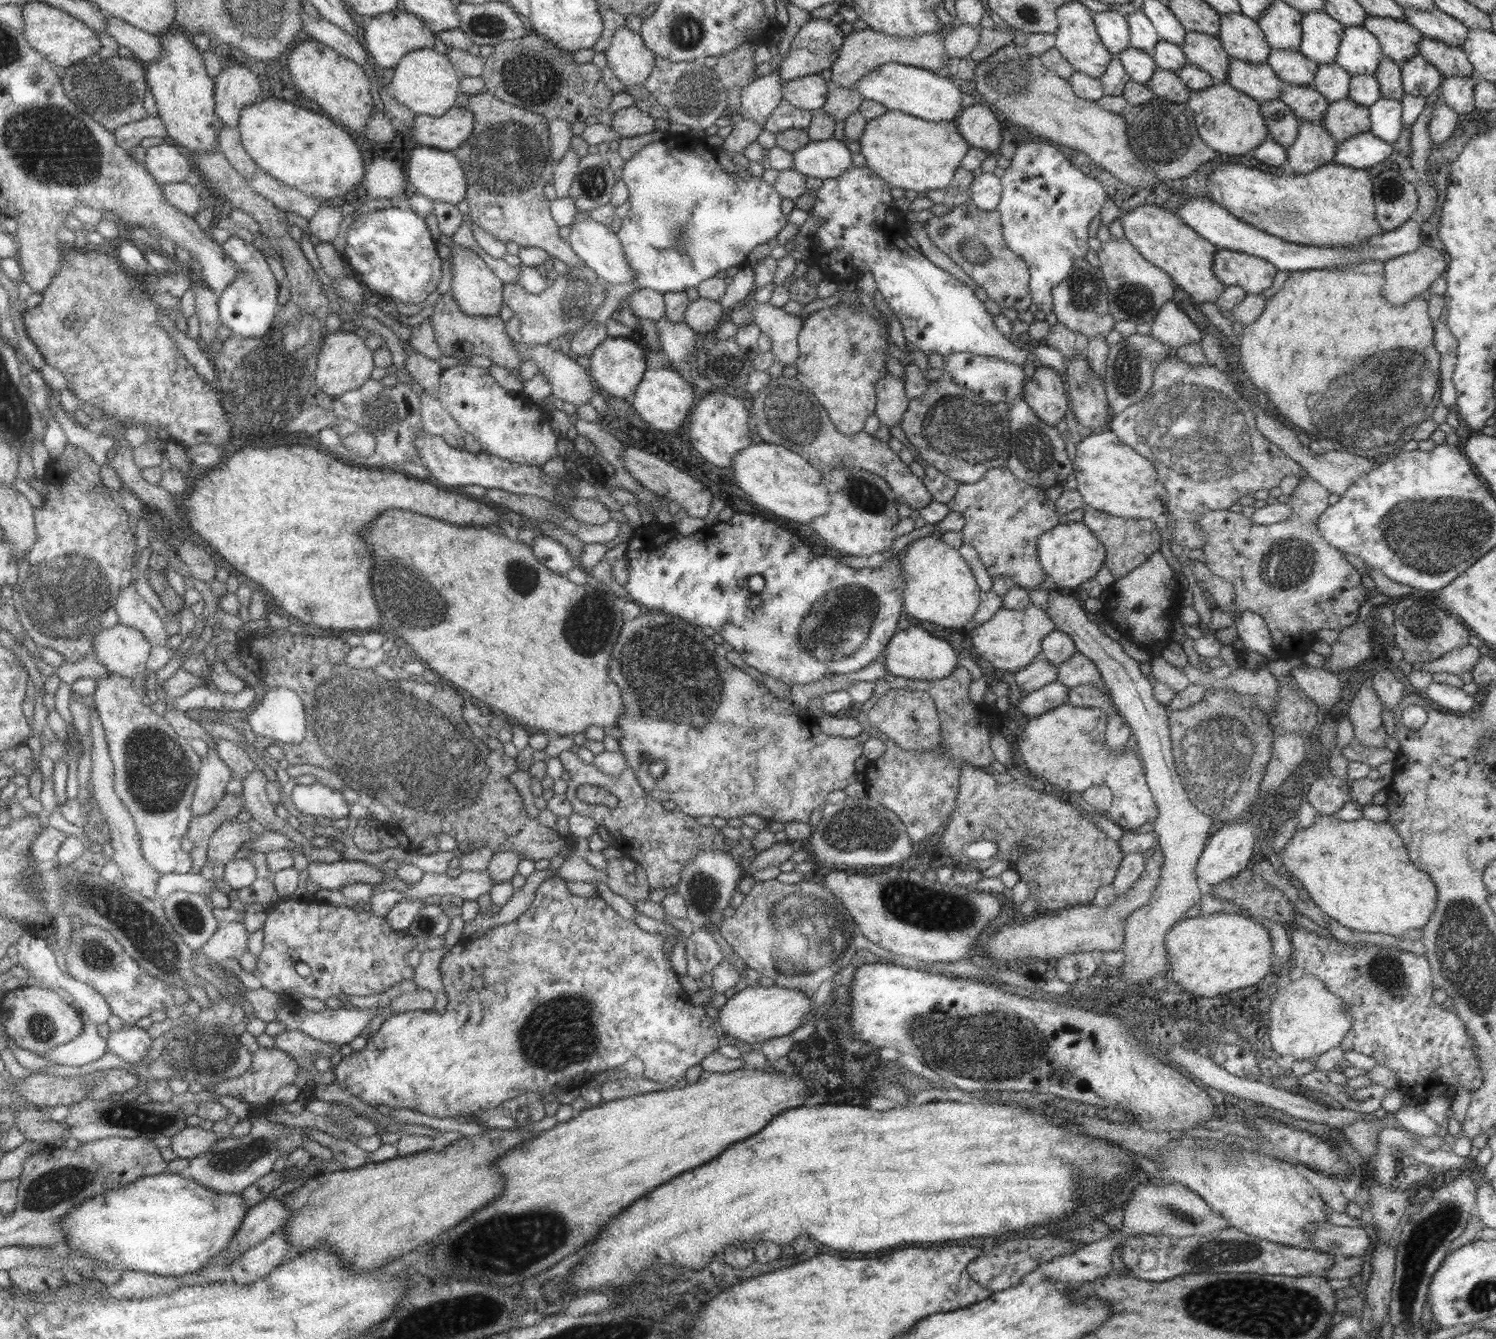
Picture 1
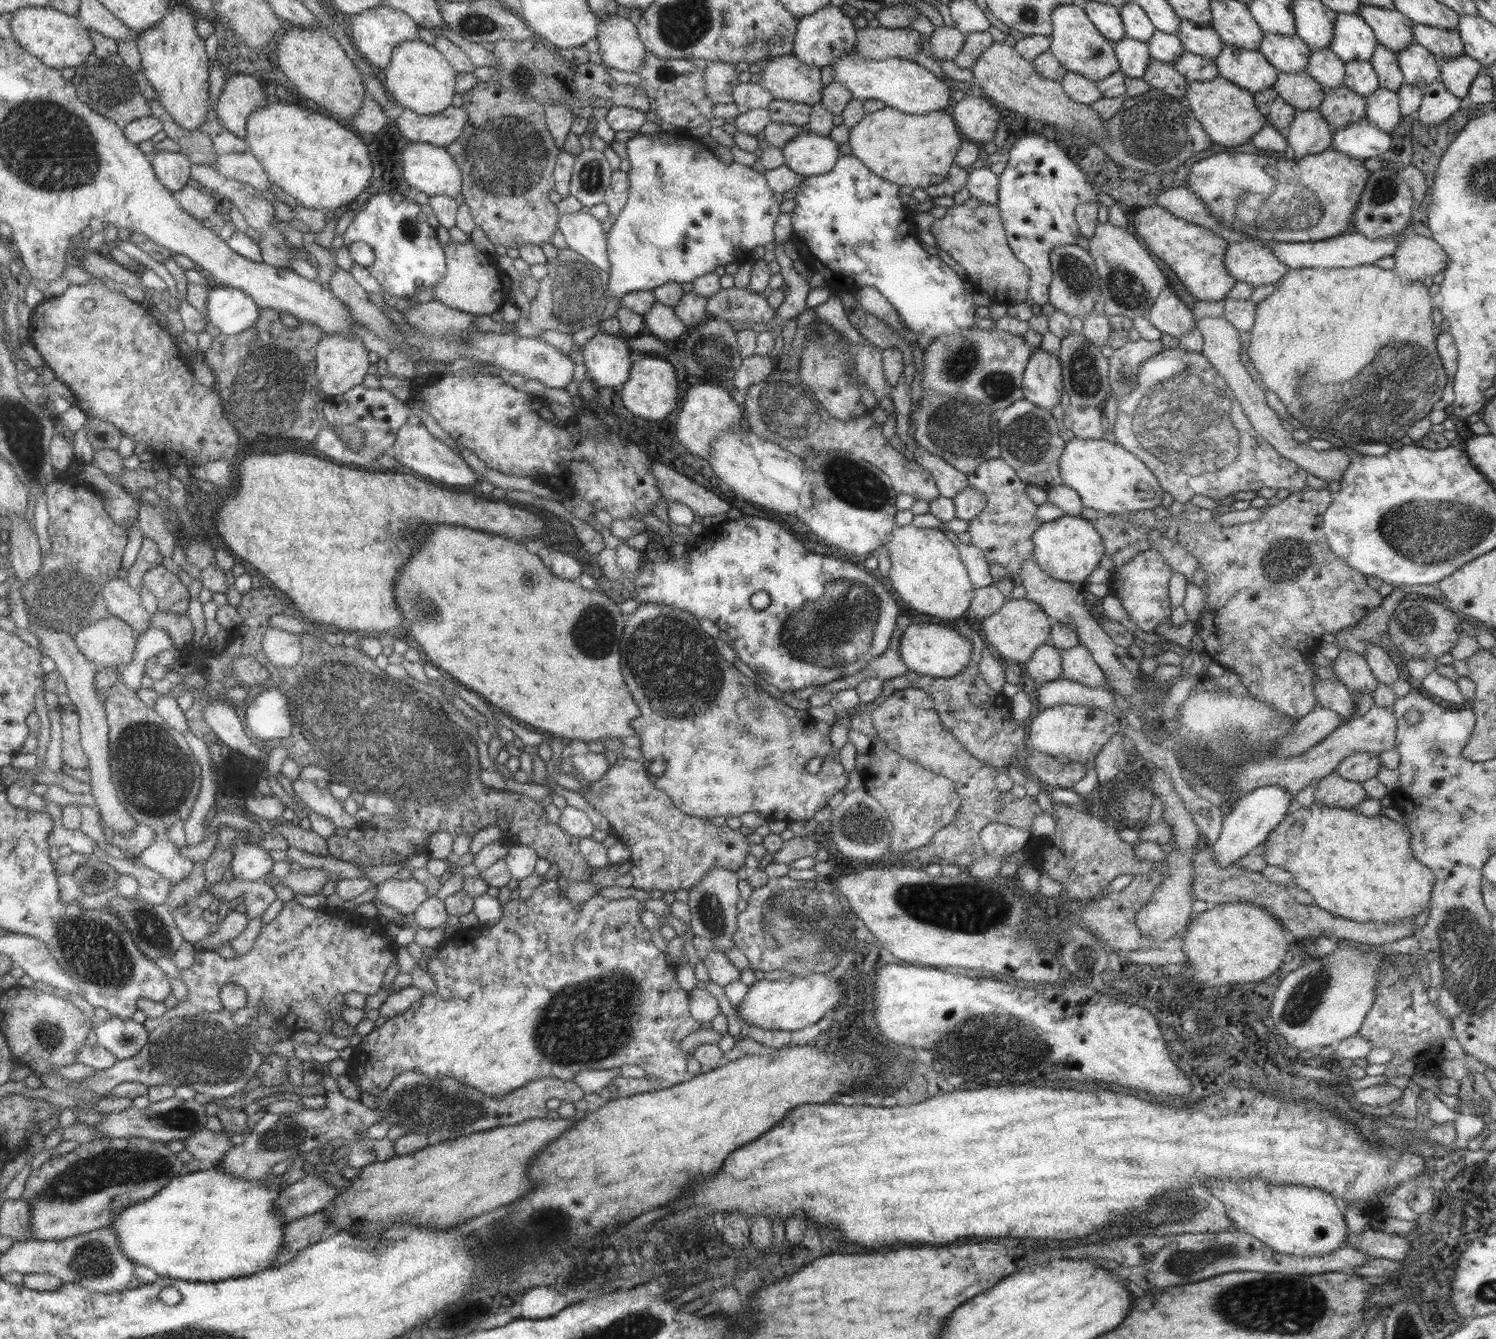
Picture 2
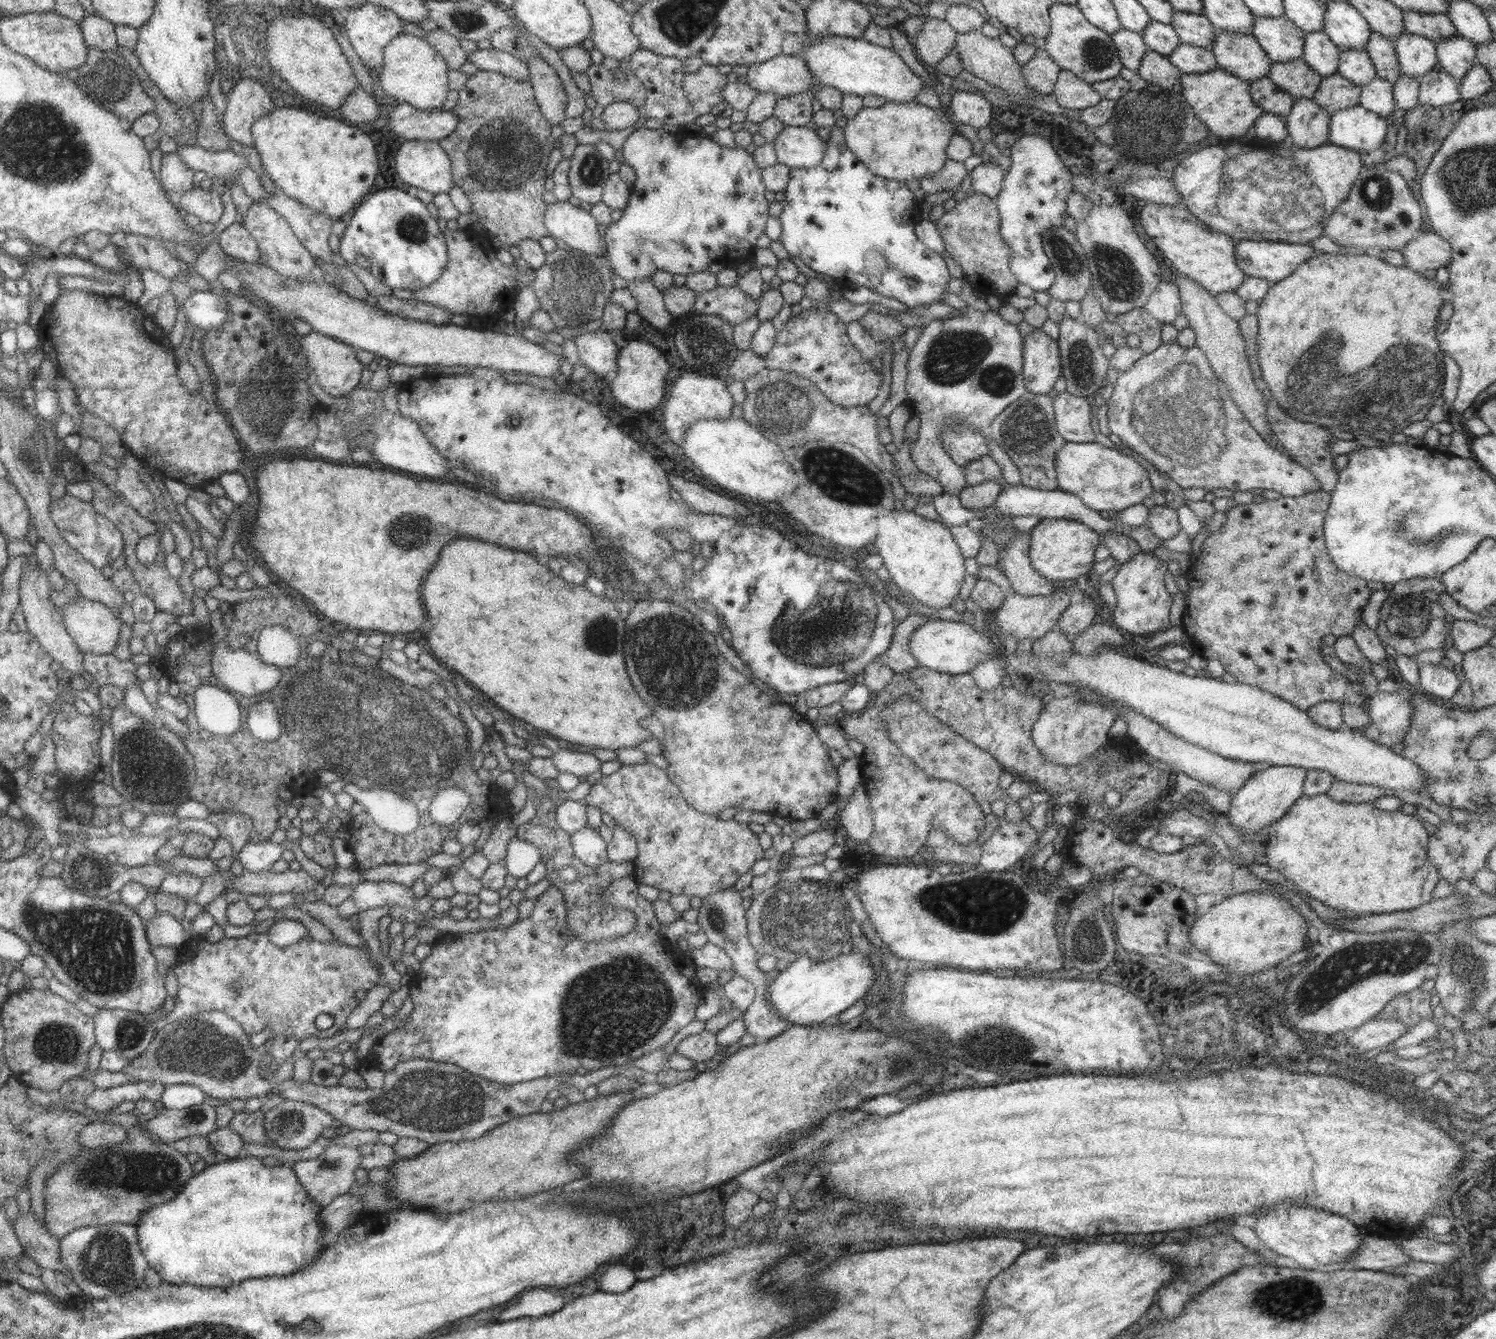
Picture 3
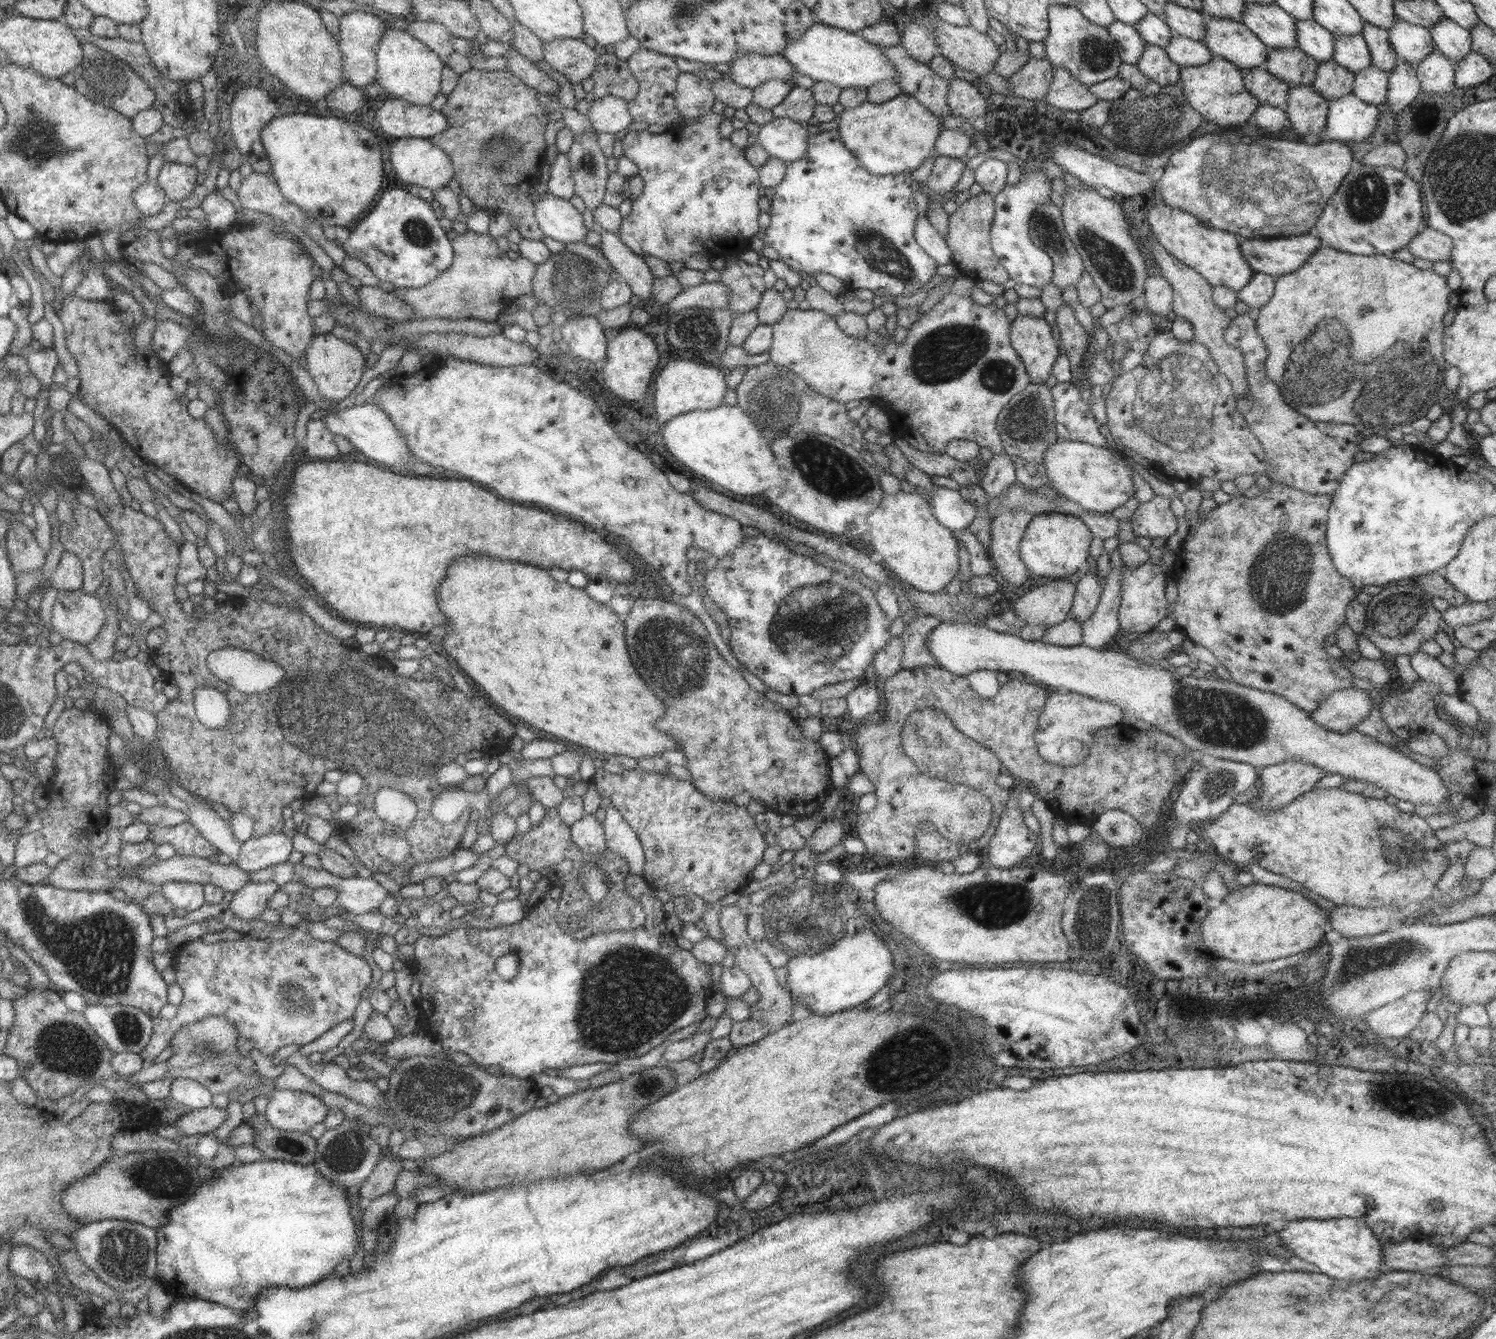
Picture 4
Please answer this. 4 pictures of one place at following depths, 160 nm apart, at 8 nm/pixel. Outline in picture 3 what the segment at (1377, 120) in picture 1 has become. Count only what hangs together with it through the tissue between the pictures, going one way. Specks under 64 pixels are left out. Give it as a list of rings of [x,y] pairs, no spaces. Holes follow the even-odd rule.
[[[1375,77],[1369,81],[1369,84],[1361,86],[1359,105],[1377,116],[1383,118],[1389,116],[1396,107],[1392,82]]]

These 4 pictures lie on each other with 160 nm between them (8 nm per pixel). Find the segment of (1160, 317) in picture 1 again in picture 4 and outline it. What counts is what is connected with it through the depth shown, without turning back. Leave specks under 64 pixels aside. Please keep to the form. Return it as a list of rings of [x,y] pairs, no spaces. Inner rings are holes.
[[[1160,274],[1148,276],[1141,297],[1142,303],[1148,312],[1165,317],[1172,310],[1173,293],[1171,285]]]

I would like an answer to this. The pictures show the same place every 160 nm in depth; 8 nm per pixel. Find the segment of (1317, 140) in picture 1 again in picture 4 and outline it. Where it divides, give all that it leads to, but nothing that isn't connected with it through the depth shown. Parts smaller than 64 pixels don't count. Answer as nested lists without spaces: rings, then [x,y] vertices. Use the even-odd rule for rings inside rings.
[[[1296,84],[1289,87],[1284,111],[1299,139],[1309,134],[1318,136],[1326,123],[1328,100],[1315,92],[1311,84]]]

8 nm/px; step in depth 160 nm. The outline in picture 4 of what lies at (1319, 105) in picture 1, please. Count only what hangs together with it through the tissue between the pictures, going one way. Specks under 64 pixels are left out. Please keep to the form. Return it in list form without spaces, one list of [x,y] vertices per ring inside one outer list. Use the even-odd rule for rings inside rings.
[[[1295,48],[1269,49],[1262,67],[1289,86],[1312,84],[1318,62]]]

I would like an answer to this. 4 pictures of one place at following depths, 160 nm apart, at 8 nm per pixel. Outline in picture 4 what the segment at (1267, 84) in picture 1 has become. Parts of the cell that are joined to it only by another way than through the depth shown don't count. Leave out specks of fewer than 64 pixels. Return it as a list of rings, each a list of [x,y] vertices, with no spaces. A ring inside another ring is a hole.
[[[1203,16],[1205,22],[1204,45],[1213,57],[1228,60],[1233,66],[1241,70],[1260,67],[1265,62],[1269,49],[1242,23],[1230,19]]]

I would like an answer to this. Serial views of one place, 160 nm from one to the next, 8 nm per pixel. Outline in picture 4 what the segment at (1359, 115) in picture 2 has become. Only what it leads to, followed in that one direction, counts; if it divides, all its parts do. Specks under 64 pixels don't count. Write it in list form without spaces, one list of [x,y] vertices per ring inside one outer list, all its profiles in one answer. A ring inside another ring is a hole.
[[[1333,59],[1324,60],[1316,66],[1311,85],[1325,100],[1333,100],[1352,92],[1354,72],[1339,66]]]

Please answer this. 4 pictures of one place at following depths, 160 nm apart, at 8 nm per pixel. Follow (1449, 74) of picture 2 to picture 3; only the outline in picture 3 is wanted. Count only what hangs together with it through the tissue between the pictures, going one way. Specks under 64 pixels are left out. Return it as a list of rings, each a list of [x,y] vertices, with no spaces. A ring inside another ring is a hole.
[[[1461,35],[1435,42],[1438,65],[1459,84],[1465,73],[1475,64],[1476,45]]]

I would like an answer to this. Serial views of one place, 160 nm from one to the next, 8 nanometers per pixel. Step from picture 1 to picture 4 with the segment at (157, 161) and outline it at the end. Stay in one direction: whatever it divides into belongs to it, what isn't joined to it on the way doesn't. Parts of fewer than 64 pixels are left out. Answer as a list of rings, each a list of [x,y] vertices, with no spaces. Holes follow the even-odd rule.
[[[164,162],[155,182],[163,189],[169,201],[182,201],[197,185],[197,170],[173,162]]]

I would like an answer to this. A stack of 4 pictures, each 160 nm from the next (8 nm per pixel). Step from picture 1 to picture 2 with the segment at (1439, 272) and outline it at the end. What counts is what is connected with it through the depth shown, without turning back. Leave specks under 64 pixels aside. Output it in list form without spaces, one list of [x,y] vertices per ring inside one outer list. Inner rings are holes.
[[[1421,235],[1402,239],[1393,251],[1395,274],[1402,282],[1422,281],[1425,276],[1441,272],[1448,256],[1431,237]]]

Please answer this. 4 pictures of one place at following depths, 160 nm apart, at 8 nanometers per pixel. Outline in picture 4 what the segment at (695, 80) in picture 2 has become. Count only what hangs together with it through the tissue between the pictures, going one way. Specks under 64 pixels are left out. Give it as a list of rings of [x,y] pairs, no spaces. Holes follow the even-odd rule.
[[[640,46],[627,58],[626,63],[630,73],[639,83],[637,96],[630,102],[627,102],[632,122],[674,124],[678,120],[678,116],[680,116],[674,105],[676,78],[680,72],[675,67],[675,58]]]

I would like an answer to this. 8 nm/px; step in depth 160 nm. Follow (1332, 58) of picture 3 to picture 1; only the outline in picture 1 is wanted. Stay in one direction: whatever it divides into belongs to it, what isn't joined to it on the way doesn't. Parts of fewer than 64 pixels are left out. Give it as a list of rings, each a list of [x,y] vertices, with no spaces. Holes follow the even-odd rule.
[[[1337,63],[1318,64],[1311,85],[1328,102],[1348,96],[1349,76]]]

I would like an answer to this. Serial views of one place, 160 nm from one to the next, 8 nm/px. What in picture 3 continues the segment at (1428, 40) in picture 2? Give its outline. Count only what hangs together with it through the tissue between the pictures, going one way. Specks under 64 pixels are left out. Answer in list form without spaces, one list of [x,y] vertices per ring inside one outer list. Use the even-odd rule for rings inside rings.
[[[1414,11],[1403,12],[1405,32],[1424,36],[1434,43],[1457,36],[1456,28],[1445,14],[1421,14]]]

